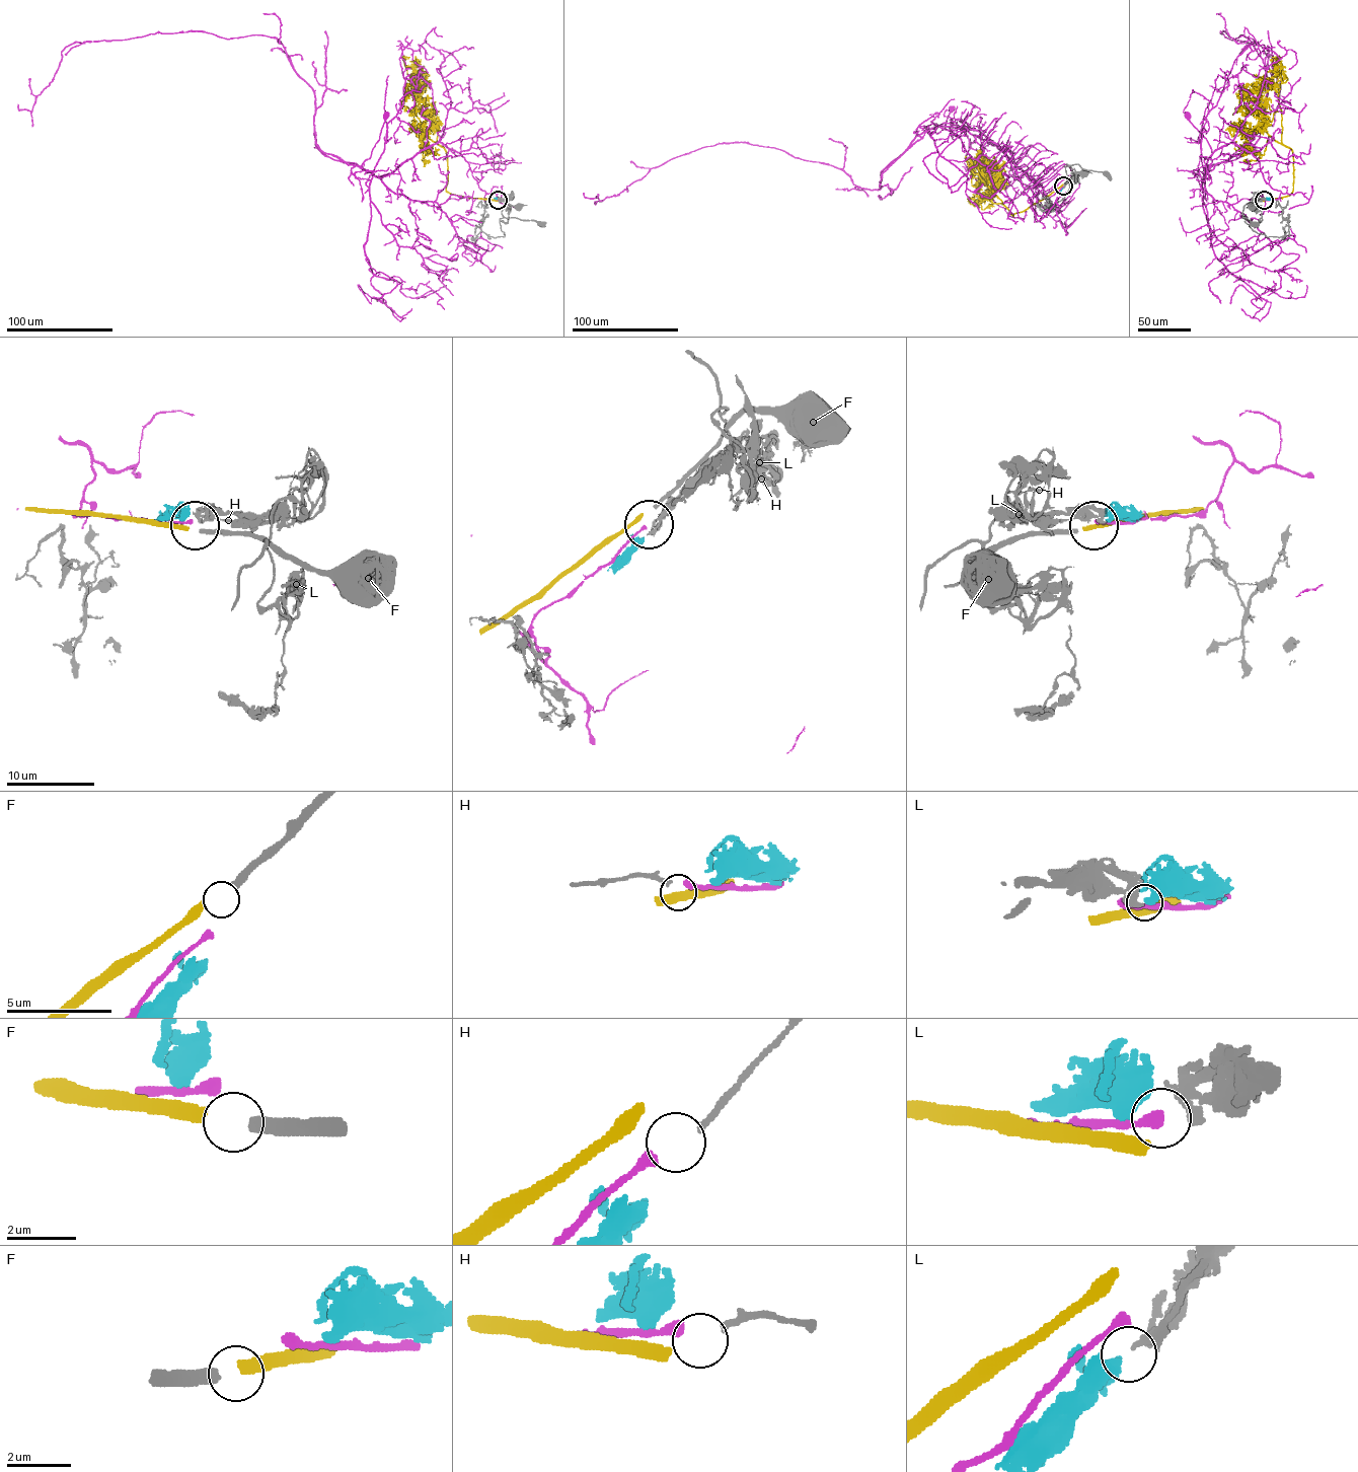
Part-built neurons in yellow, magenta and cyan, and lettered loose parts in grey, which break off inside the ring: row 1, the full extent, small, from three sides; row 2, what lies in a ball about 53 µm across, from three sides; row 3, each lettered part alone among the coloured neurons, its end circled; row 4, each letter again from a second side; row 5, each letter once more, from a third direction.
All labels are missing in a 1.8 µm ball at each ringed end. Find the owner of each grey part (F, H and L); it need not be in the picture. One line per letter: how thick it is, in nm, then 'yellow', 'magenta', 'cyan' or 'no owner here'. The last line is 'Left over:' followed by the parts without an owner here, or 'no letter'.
F: 400 nm | yellow
H: 170 nm | magenta
L: 320 nm | cyan
Left over: no letter

